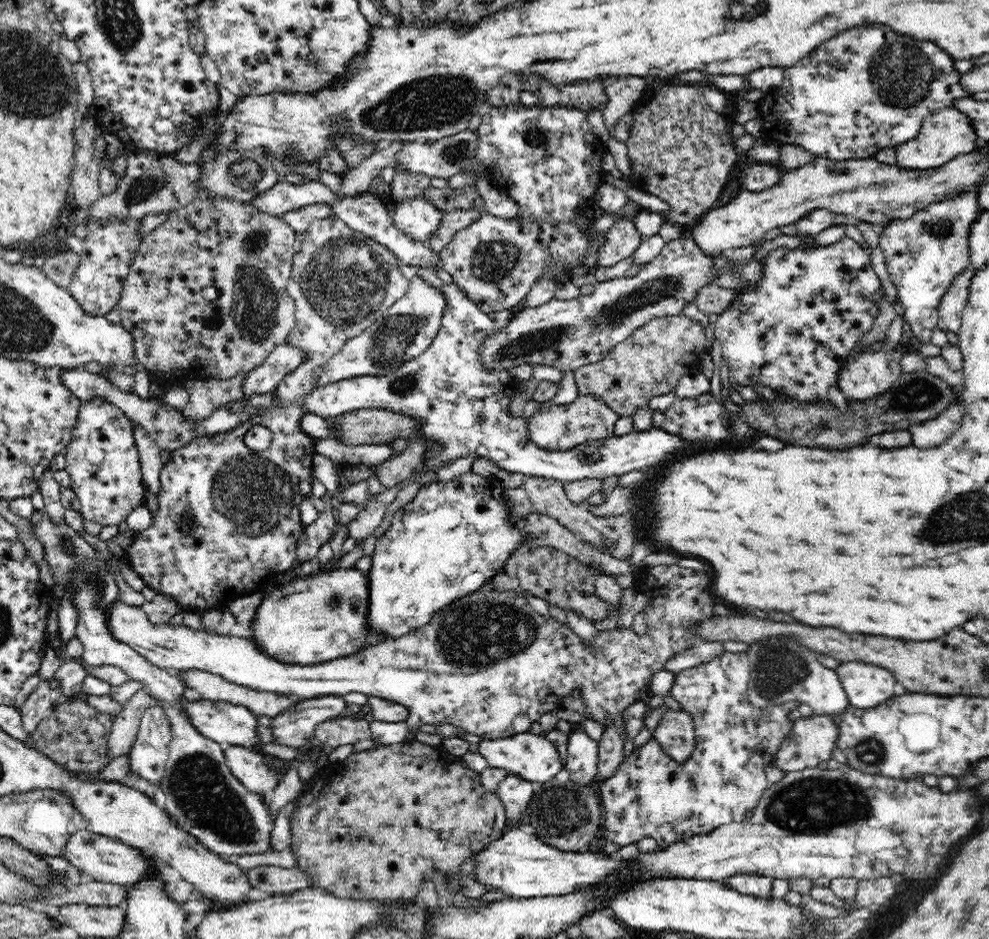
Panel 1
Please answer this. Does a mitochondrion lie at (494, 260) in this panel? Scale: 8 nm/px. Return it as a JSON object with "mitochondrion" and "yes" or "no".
{"mitochondrion":"yes"}

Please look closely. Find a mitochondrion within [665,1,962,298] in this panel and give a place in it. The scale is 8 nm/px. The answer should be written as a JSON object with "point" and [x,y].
{"point":[901,75]}

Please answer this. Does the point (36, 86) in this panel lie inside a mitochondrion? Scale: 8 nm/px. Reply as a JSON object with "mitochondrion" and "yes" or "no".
{"mitochondrion":"yes"}

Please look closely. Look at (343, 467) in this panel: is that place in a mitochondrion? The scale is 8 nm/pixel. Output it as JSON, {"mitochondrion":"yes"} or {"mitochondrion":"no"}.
{"mitochondrion":"no"}

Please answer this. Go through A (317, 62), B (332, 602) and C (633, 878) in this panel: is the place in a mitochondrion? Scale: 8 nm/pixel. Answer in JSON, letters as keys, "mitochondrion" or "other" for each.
{"A":"mitochondrion","B":"mitochondrion","C":"other"}

